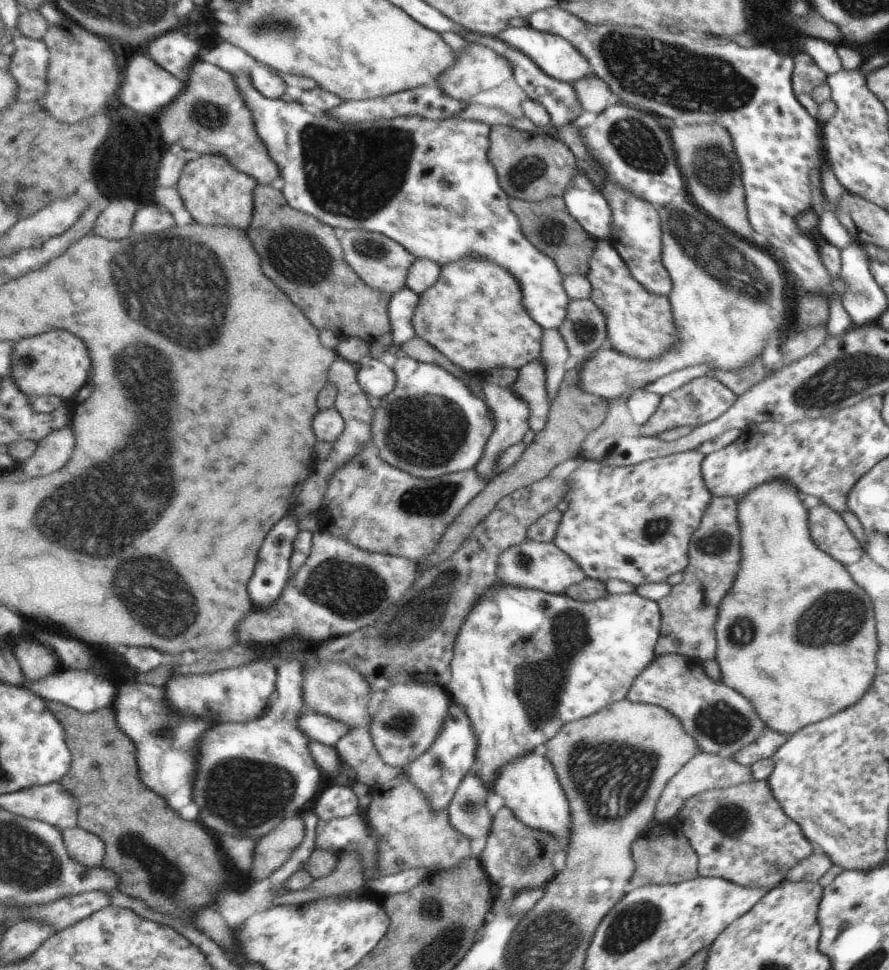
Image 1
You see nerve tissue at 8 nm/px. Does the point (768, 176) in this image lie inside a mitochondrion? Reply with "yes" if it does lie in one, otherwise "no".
no

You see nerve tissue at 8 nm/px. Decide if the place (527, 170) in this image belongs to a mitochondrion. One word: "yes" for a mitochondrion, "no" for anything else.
yes

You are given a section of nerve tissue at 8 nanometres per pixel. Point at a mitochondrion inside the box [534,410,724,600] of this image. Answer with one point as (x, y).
(660, 525)

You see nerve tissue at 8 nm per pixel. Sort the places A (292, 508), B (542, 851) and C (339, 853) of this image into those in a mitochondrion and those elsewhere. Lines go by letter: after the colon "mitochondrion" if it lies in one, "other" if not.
A: other
B: other
C: other

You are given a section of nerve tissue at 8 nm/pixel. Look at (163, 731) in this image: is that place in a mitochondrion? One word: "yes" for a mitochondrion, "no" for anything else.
yes

